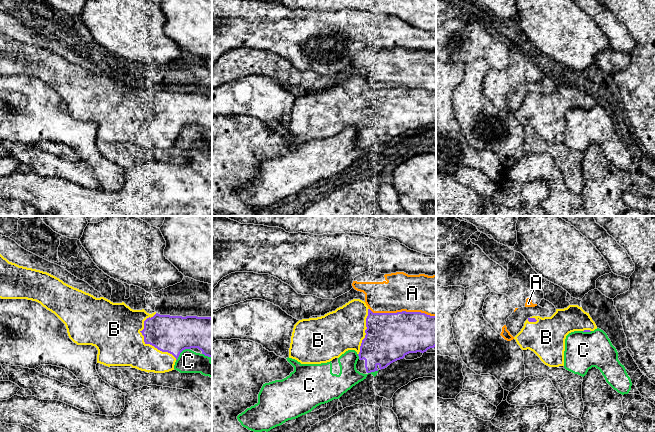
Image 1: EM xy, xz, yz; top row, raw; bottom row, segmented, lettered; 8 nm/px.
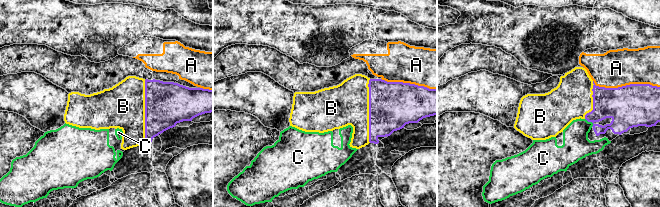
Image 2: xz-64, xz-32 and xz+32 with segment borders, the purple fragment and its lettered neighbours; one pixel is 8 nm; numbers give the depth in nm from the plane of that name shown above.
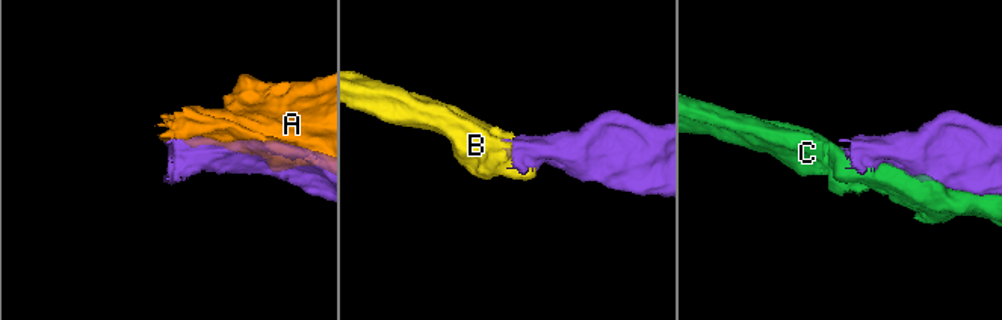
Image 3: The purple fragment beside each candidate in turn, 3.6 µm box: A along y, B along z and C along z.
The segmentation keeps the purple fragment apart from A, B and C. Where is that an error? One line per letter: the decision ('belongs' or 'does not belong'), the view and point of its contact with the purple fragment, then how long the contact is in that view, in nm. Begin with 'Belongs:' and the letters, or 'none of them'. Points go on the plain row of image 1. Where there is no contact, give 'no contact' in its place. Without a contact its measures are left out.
Belongs: B
A: does not belong; contact xz (402, 87); length 550 nm
B: belongs; contact xy (148, 119); length 420 nm
C: does not belong; contact xy (181, 127); length 150 nm

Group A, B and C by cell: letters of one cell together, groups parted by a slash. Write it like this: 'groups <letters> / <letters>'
groups A / B / C

